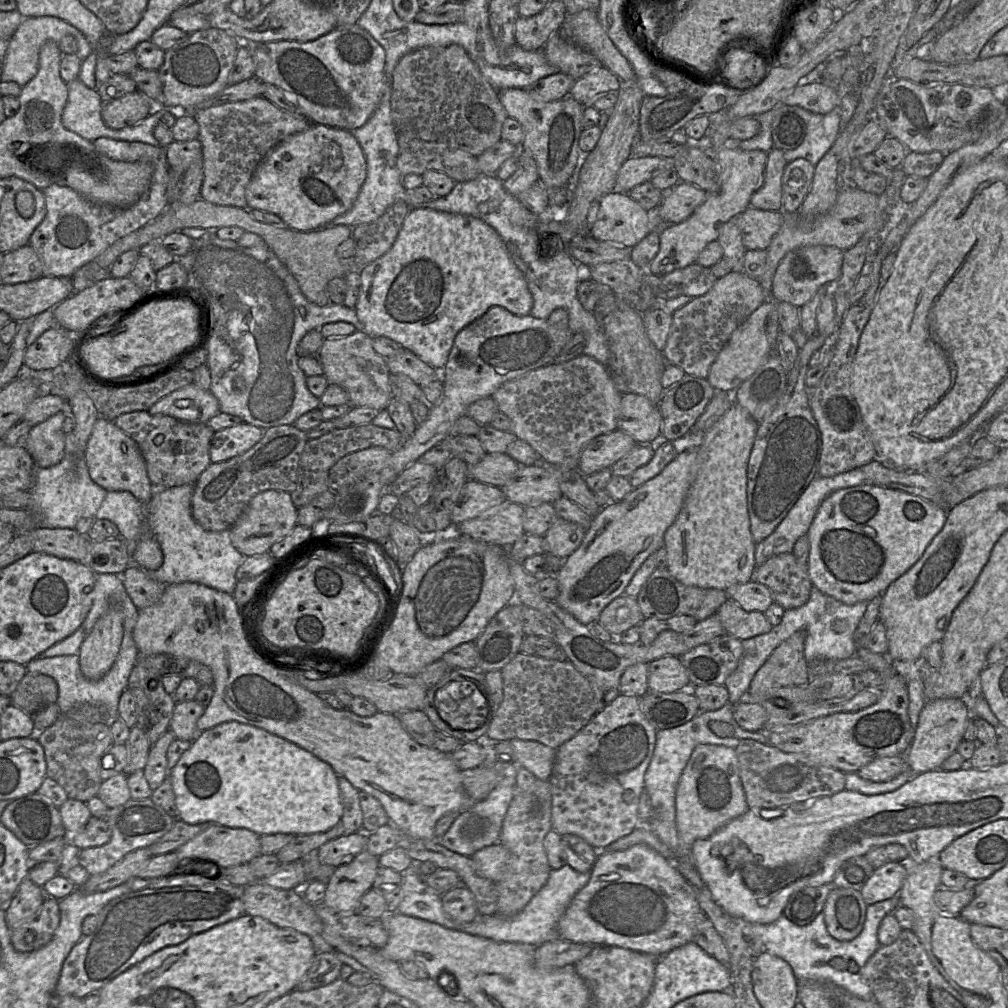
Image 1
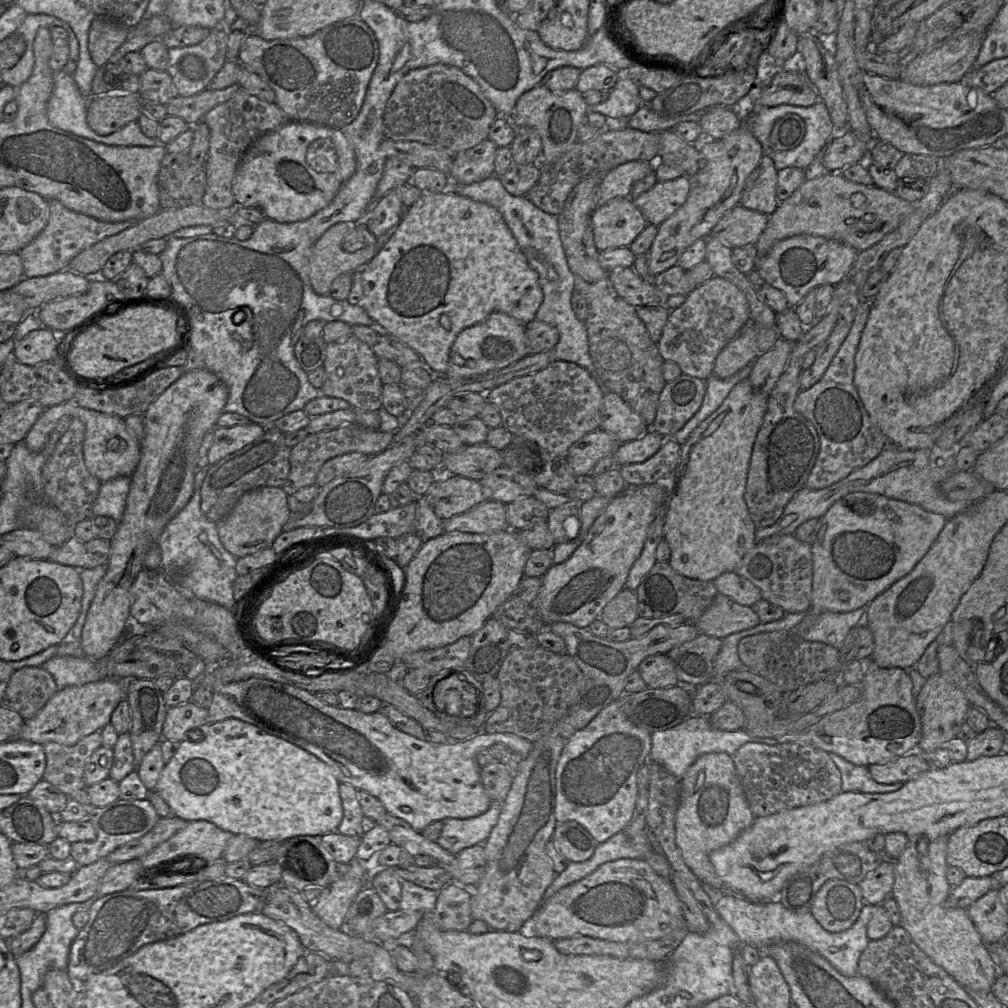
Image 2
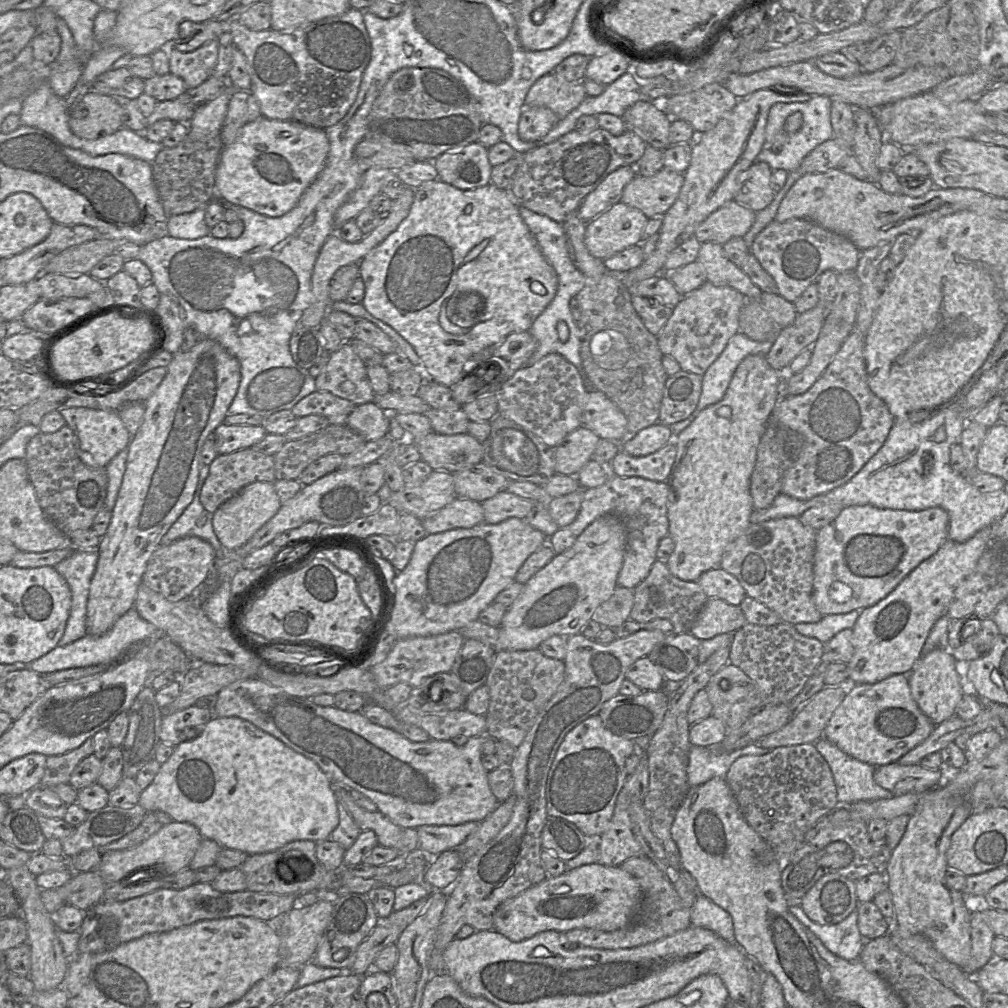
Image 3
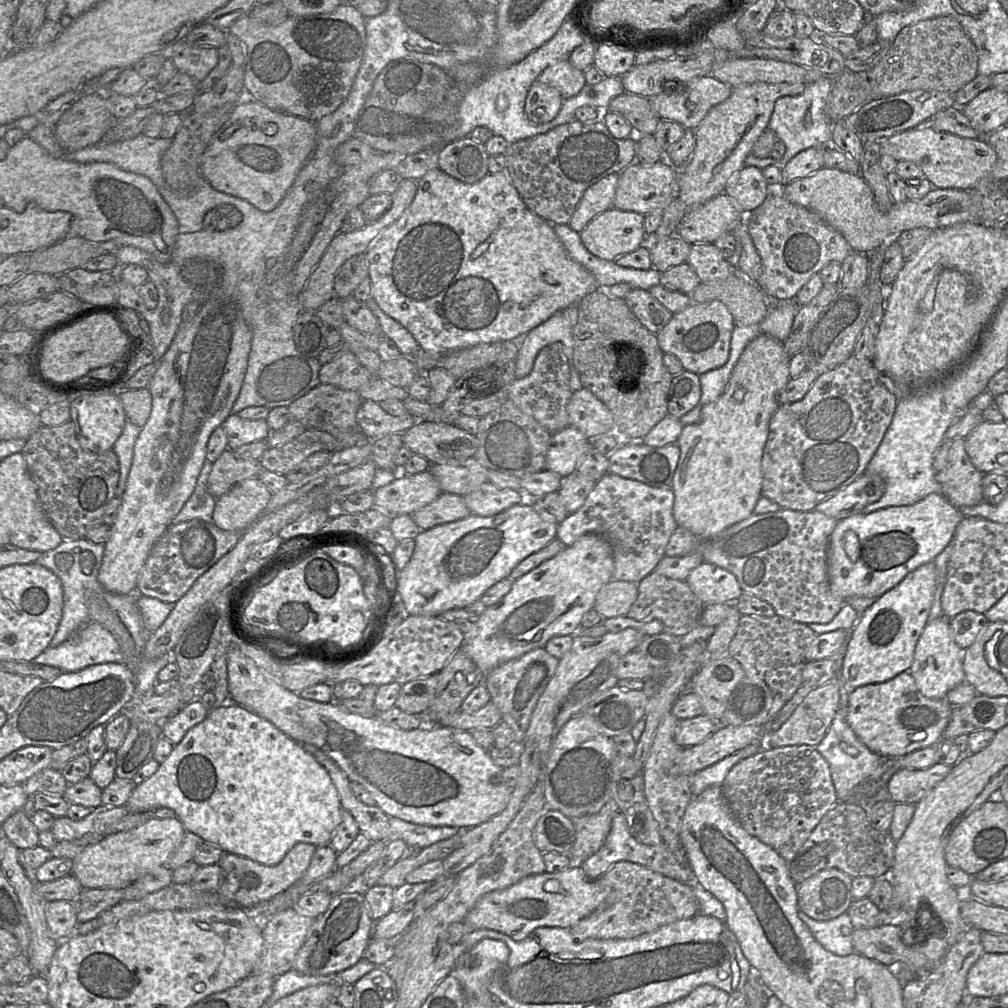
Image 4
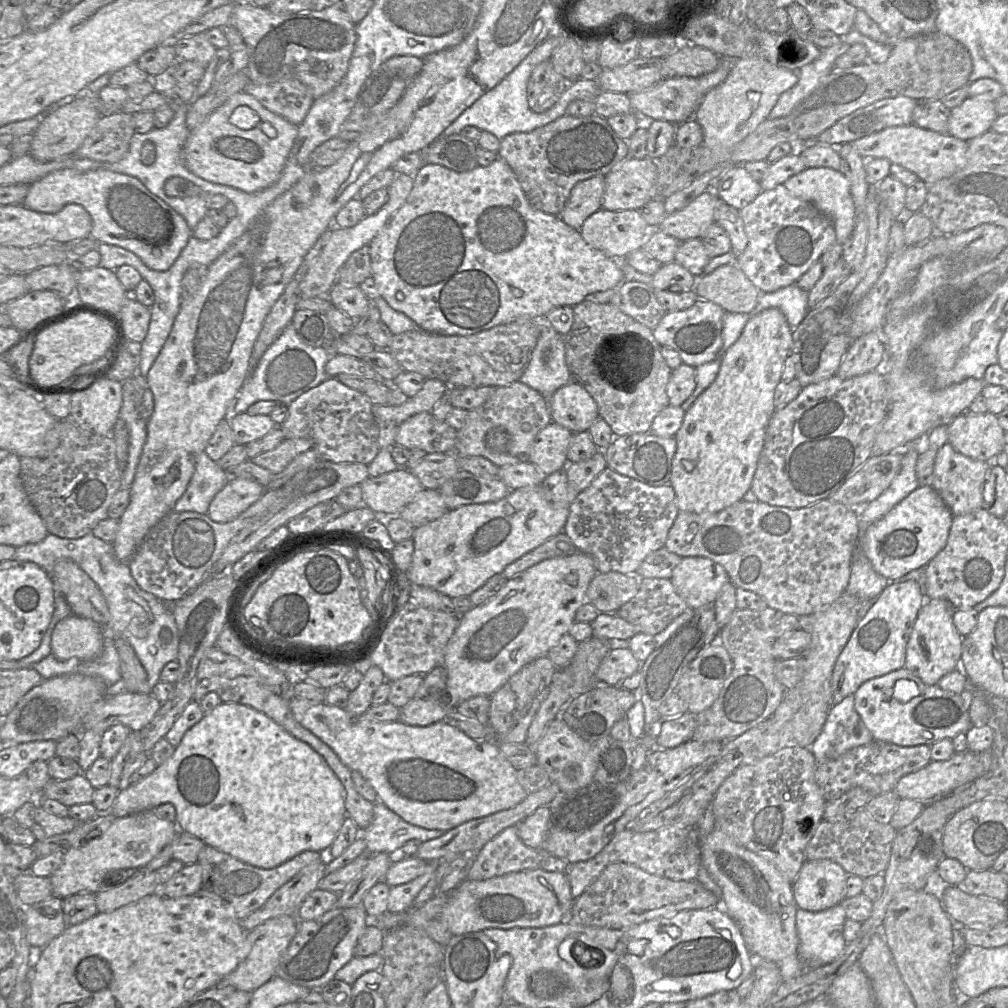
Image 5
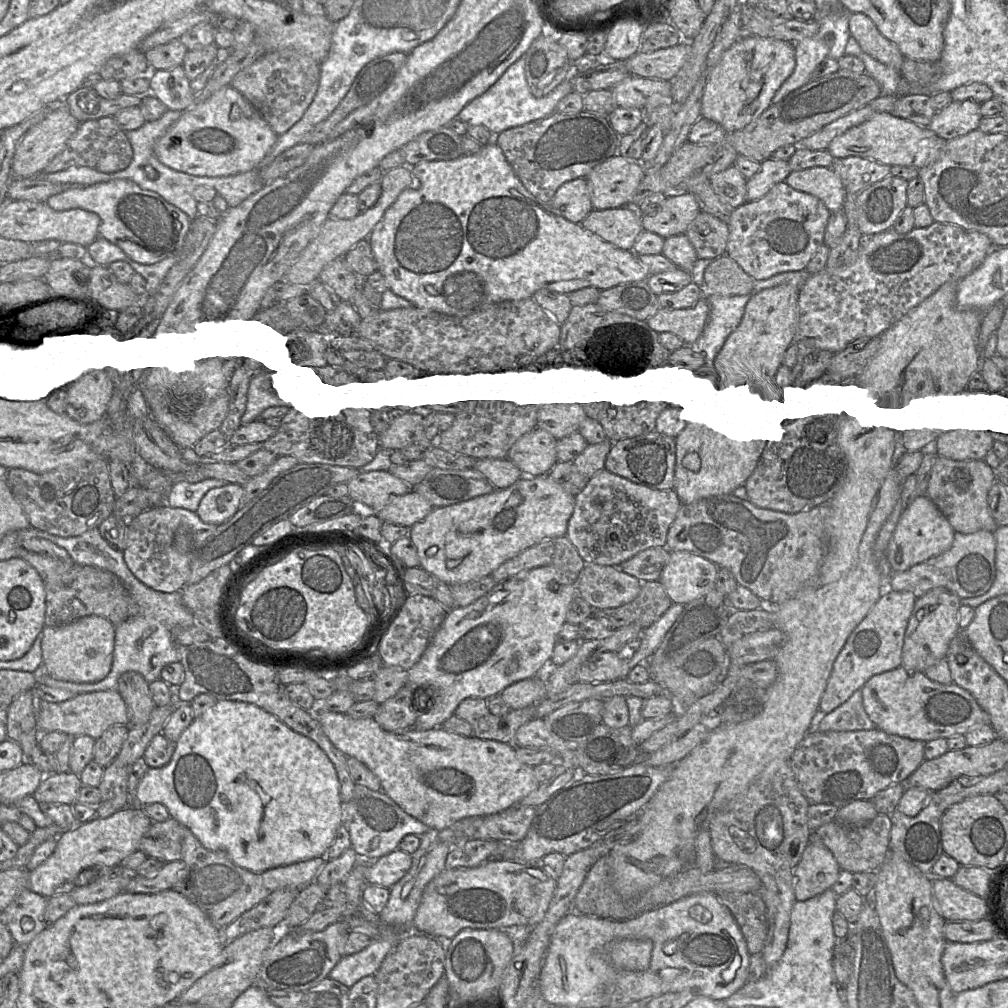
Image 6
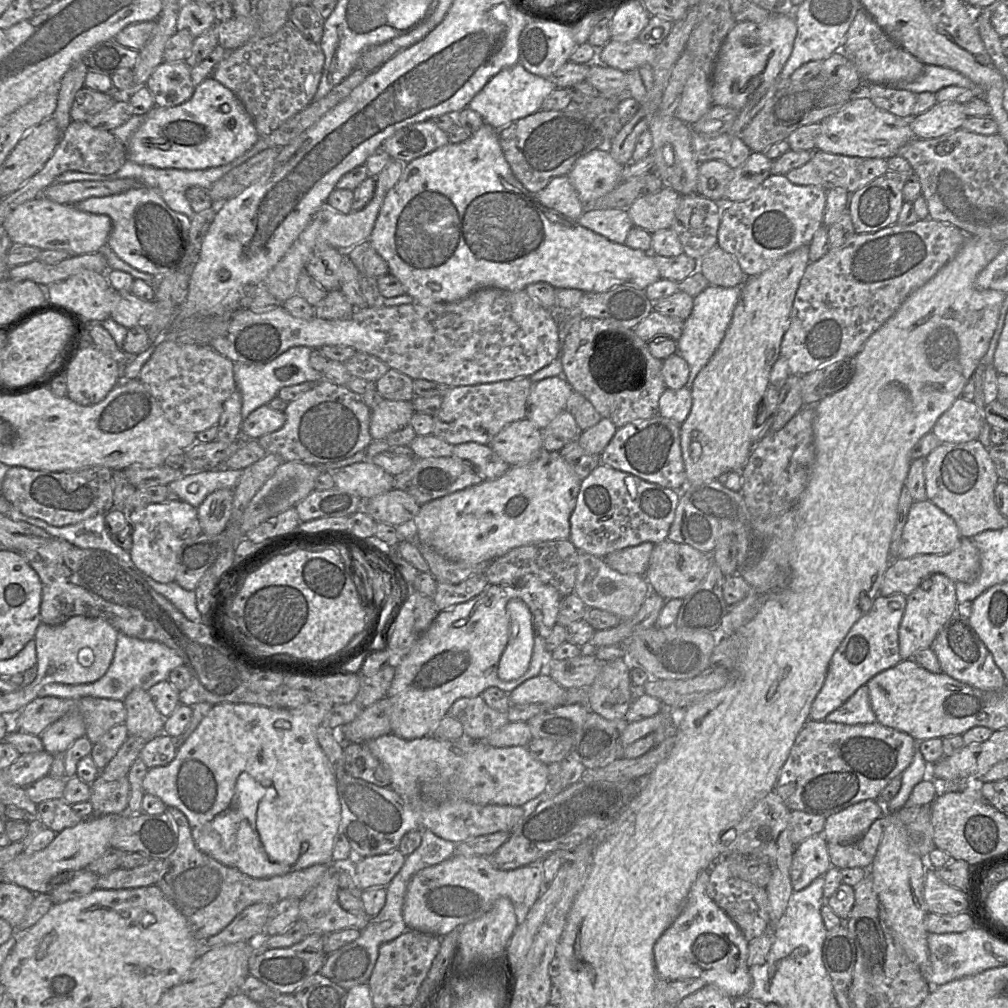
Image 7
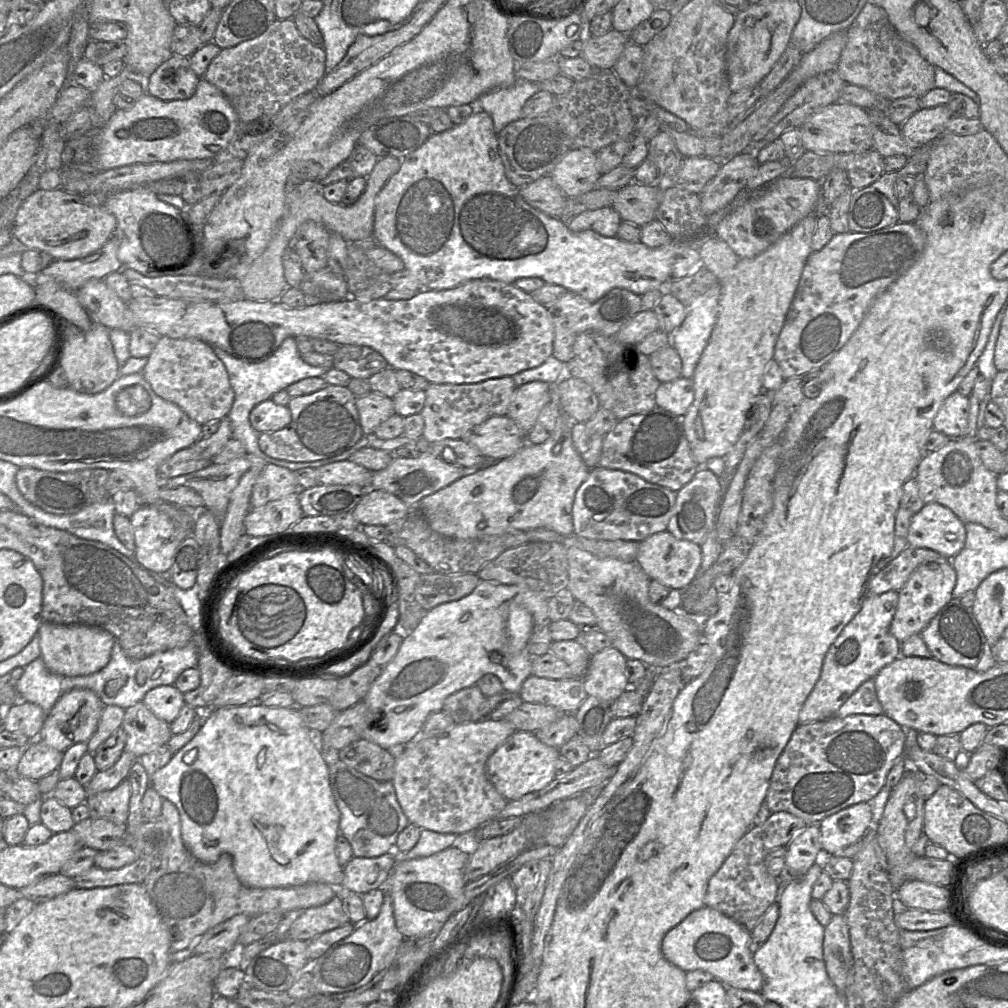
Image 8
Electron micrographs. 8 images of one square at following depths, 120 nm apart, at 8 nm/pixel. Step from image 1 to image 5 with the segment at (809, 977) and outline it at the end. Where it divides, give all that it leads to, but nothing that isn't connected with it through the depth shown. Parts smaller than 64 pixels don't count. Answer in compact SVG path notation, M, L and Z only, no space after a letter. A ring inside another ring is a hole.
M841 904L819 912L797 909L798 954L807 969L827 965L842 953L846 918Z

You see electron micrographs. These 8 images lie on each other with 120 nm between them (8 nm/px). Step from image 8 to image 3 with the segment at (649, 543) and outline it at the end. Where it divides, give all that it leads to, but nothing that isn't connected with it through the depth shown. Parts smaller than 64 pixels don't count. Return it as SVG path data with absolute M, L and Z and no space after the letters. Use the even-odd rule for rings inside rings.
M722 568L704 572L697 582L709 599L717 598L739 606L747 596L737 578Z

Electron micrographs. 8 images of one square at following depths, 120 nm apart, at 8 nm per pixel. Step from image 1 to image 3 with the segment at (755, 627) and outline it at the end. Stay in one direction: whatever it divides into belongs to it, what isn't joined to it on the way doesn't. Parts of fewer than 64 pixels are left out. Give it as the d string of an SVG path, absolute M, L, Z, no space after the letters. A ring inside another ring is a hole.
M712 598L699 613L690 633L700 640L711 639L720 634L734 633L746 623L740 606Z

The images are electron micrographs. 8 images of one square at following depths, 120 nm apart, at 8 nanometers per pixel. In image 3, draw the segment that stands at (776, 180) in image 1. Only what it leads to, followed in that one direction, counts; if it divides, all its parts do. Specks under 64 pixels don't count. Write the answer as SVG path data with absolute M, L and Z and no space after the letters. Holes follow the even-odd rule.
M765 162L753 163L749 169L749 178L746 179L734 196L734 200L754 212L766 208L774 198L771 187L773 170Z

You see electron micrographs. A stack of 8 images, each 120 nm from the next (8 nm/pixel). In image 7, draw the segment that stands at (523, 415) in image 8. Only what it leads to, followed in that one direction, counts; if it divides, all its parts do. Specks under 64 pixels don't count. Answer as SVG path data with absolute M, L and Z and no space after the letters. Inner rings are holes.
M561 376L548 377L533 383L526 402L526 418L539 429L544 429L561 411L573 392Z

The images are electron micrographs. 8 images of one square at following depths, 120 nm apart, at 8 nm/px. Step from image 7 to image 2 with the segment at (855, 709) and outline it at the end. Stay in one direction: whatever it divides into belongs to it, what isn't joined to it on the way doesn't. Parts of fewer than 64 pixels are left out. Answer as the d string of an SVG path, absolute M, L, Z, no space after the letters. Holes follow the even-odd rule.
M829 753L829 756L840 772L842 792L888 793L898 791L904 785L877 783L871 777L867 766L854 765L833 753Z

